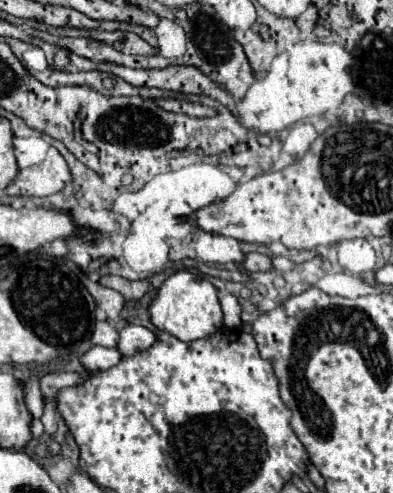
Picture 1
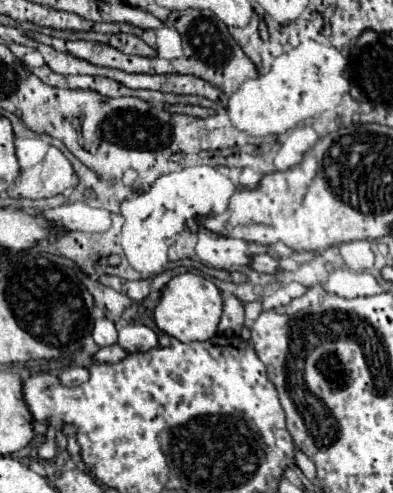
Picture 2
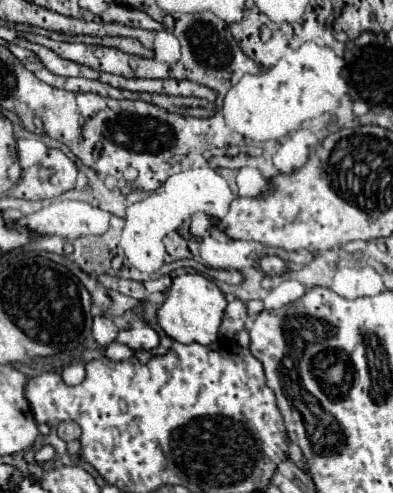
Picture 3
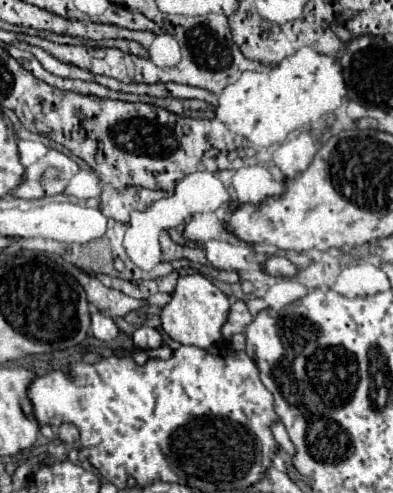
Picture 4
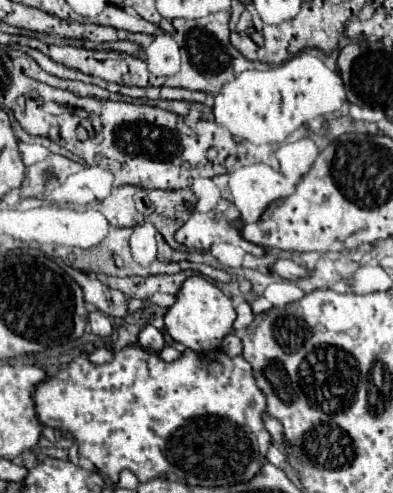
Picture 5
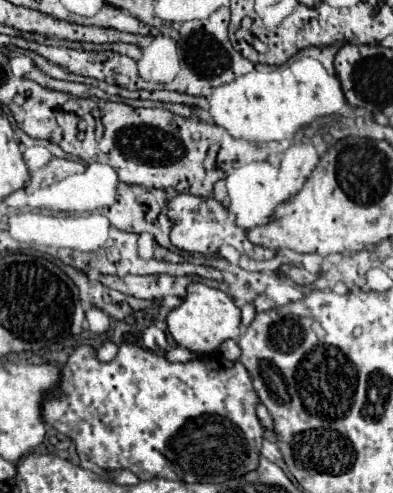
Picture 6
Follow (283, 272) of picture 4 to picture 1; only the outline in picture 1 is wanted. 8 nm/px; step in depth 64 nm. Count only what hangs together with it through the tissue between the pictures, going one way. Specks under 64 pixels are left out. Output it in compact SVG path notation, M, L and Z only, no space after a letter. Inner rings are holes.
M250 252L250 254L246 254L242 266L244 266L248 272L272 270L272 262L270 262L270 258L264 256L264 254L258 254L258 252Z

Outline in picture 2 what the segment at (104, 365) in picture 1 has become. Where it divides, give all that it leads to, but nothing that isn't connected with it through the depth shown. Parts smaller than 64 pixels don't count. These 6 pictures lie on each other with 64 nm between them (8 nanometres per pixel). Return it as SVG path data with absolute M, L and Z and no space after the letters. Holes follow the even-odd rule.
M112 344L112 346L100 348L100 350L92 356L92 360L94 360L94 362L100 362L100 364L116 364L116 362L120 362L124 356L126 356L126 352L124 352L118 344Z

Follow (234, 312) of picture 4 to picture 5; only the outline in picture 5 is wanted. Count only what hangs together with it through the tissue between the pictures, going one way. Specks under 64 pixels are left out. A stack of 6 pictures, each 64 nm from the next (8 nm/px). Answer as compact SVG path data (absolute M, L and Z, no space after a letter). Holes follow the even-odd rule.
M240 302L240 304L236 306L234 330L238 332L238 330L248 328L248 324L252 324L252 320L254 320L254 314L252 314L252 310L250 310L250 304L248 304L248 302Z

